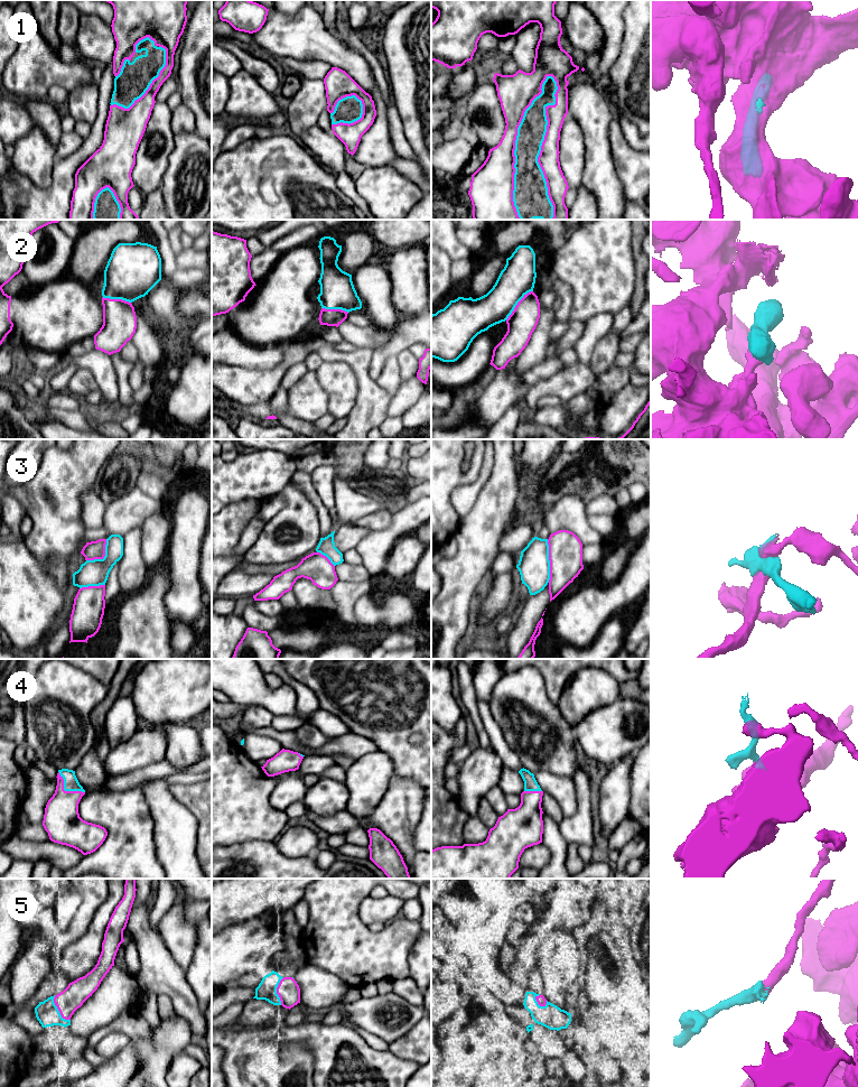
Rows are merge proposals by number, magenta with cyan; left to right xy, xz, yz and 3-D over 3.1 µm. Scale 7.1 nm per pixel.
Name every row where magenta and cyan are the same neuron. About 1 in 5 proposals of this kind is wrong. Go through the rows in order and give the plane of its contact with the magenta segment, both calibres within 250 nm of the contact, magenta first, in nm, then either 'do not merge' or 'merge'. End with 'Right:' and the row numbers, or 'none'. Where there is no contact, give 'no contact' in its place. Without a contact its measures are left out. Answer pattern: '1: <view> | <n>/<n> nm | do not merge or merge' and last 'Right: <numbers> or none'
1: yz | 150/200 nm | merge
2: yz | 200/260 nm | merge
3: yz | 240/220 nm | do not merge
4: xy | 260/110 nm | merge
5: xy | 170/160 nm | merge
Right: 1, 2, 4, 5

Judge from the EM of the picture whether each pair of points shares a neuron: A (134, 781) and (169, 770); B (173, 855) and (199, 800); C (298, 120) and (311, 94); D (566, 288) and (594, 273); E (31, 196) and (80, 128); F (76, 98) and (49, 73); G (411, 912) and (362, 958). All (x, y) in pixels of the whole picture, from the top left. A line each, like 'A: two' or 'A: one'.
A: one
B: two
C: one
D: two
E: two
F: two
G: two

